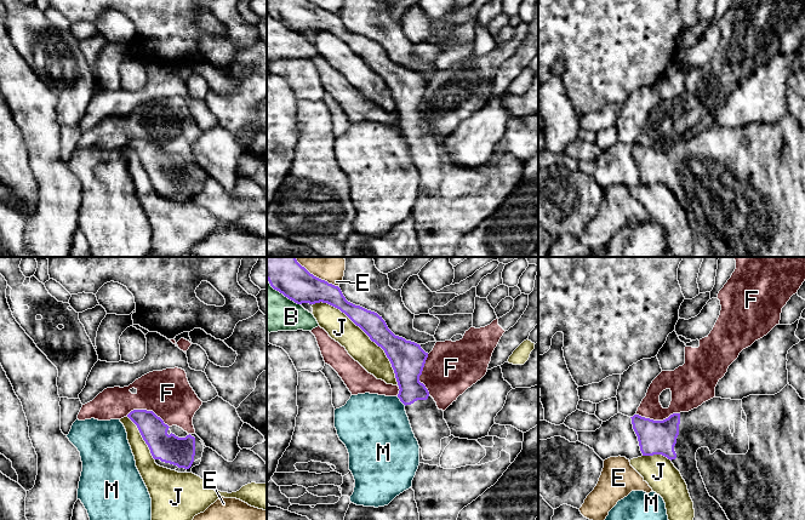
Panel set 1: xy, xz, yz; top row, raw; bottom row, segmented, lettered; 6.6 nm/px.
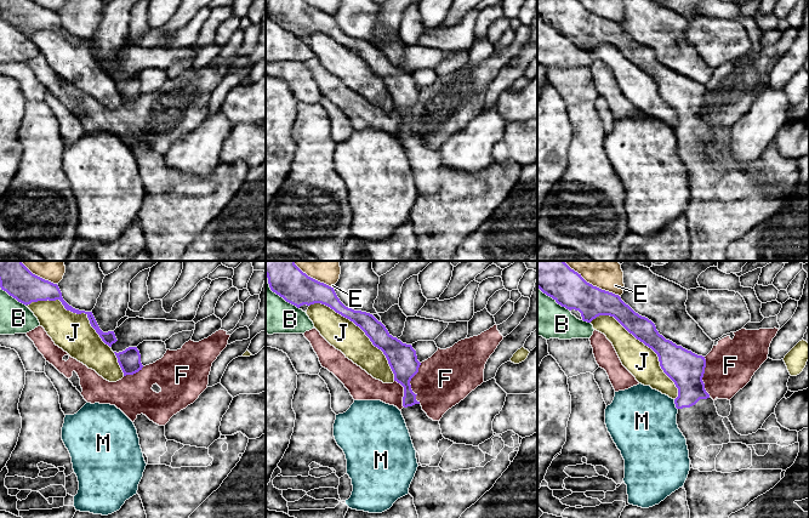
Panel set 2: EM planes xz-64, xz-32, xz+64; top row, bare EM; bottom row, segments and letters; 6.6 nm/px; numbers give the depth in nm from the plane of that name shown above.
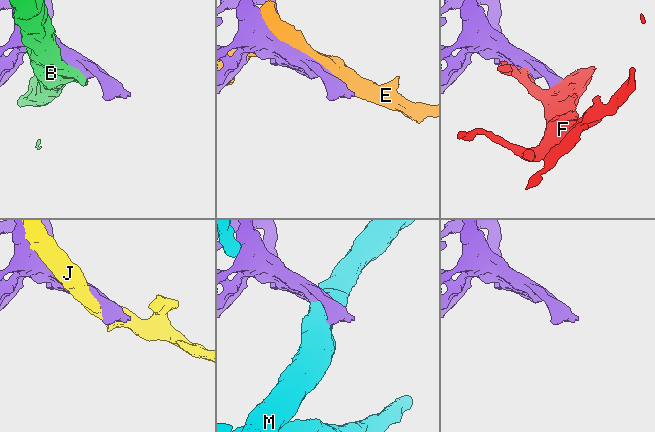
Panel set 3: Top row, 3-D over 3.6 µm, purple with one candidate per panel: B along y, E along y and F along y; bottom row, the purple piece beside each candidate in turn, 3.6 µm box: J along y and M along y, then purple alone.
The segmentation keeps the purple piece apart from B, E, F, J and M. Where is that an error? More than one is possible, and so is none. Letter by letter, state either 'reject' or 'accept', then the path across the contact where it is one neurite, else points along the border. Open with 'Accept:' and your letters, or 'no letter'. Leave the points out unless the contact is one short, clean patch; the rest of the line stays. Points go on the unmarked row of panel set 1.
Accept: no letter
B: reject
E: reject
F: reject
J: reject
M: reject

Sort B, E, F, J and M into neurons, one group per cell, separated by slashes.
B / E / F / J M

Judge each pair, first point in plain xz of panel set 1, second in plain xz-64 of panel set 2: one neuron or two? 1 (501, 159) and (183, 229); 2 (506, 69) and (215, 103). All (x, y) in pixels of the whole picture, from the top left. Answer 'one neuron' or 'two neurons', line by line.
1: one neuron
2: one neuron

